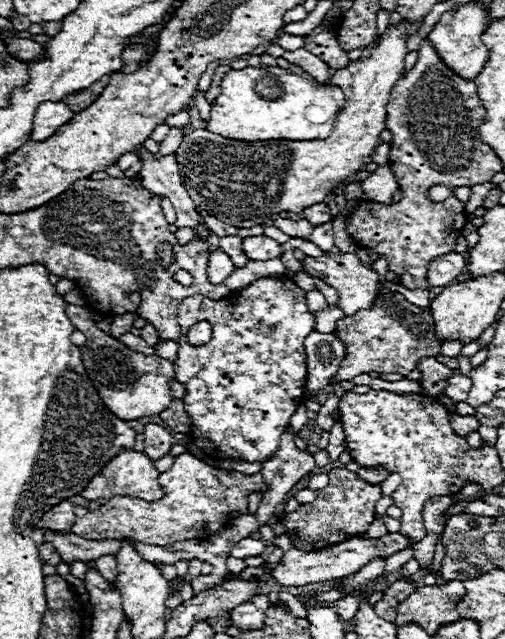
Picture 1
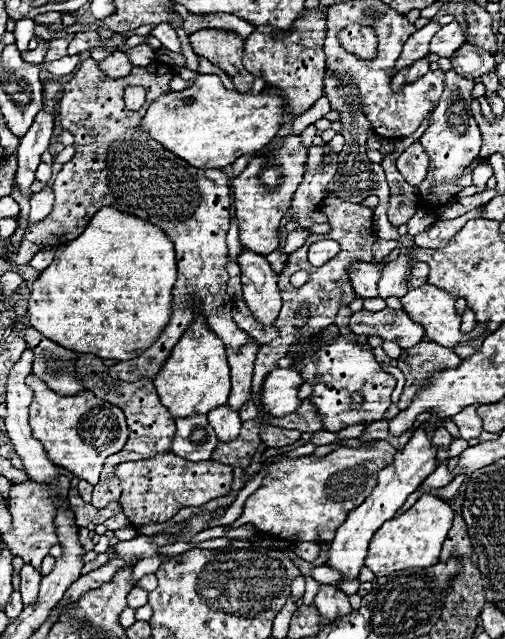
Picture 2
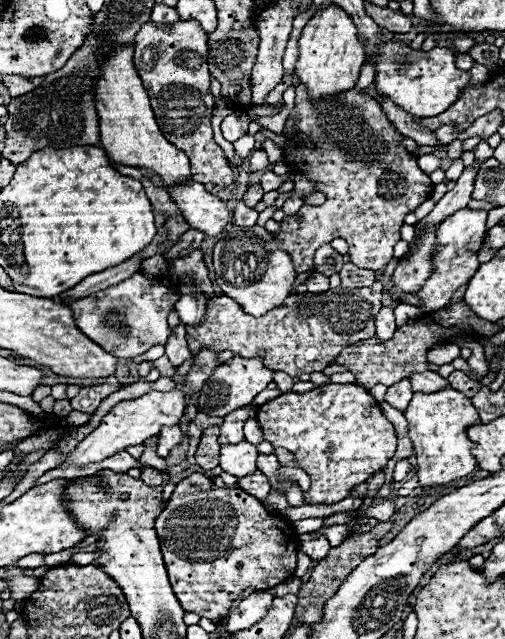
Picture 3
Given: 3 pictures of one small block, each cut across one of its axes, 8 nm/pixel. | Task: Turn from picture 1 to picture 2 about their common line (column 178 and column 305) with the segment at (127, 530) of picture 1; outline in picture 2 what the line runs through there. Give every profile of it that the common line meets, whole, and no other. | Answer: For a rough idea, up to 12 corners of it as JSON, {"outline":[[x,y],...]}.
{"outline":[[342,446],[268,464],[240,518],[330,542],[398,452]]}

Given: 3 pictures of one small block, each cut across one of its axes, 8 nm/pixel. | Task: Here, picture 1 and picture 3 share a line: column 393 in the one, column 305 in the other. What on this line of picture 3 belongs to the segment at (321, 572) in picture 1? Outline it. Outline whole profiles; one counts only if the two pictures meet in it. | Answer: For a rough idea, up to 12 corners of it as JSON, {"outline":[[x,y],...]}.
{"outline":[[322,534],[298,536],[300,552],[312,562],[328,556],[330,544]]}

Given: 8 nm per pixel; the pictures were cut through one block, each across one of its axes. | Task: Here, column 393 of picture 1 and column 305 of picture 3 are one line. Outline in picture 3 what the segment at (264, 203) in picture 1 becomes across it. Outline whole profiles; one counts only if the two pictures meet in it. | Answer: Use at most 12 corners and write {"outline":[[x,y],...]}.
{"outline":[[340,6],[298,40],[294,70],[312,102],[358,80],[364,48]]}

